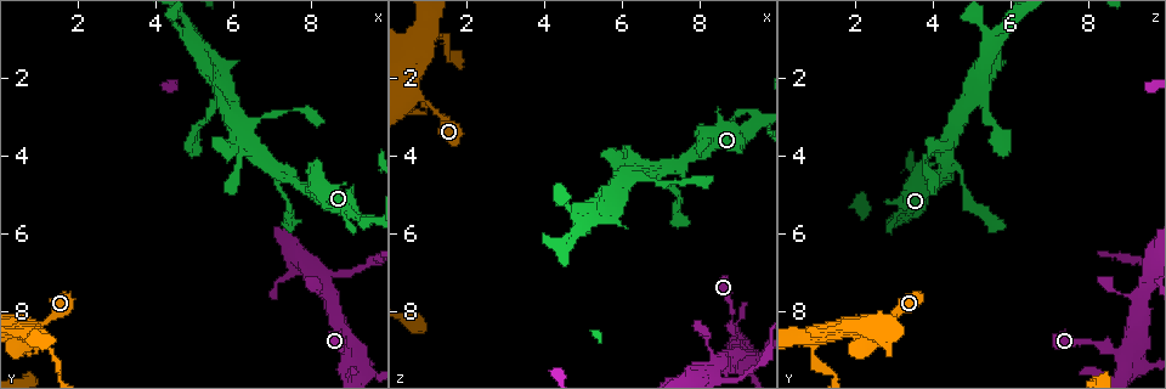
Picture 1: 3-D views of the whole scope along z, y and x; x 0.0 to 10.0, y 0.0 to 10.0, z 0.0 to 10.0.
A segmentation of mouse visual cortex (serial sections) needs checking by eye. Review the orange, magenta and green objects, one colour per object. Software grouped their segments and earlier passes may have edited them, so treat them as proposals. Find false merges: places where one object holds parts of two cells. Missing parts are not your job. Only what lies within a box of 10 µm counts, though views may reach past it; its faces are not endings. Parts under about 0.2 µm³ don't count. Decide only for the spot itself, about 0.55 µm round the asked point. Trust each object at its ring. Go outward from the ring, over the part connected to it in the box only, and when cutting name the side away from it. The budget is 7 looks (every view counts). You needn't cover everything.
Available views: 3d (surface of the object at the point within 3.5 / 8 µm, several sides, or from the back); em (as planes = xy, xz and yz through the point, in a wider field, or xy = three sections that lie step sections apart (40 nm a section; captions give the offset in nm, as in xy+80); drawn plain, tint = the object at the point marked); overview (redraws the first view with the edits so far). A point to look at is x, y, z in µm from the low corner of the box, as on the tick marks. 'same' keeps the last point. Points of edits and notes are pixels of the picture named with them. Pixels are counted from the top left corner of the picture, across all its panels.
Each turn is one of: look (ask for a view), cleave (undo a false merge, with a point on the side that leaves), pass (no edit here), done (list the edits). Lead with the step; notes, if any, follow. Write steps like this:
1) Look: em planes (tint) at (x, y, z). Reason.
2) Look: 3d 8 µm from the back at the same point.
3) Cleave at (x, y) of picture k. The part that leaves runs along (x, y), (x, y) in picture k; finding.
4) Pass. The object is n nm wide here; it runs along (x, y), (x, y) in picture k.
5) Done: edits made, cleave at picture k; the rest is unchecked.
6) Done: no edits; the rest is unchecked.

Look: 3d 3.5 µm at (5.15, 1.10, 5.60). Calibre changes.

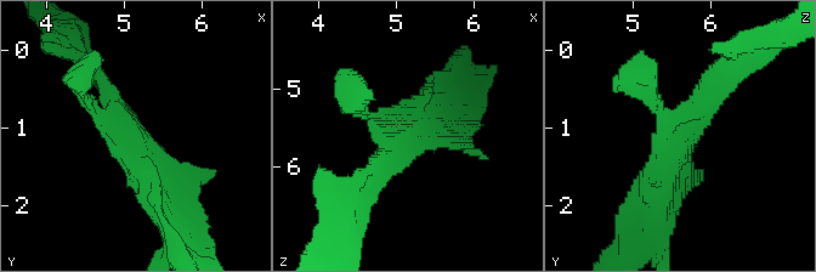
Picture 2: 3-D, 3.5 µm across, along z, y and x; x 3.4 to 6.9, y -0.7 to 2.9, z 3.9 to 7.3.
Look: em planes (tint) at (5.10, 1.10, 5.55). 3 arms meet here; the arms are 150, 250, 350 nm wide.

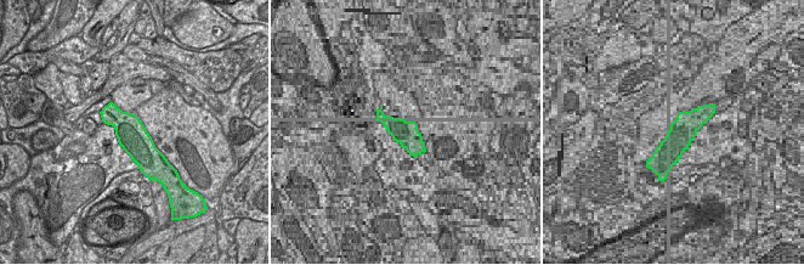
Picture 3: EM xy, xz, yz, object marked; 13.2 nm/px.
Pass. It runs along (656, 205), (681, 123), (719, 78) in picture 2; all the same cell.

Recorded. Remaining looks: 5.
Look: 3d 8 µm from the back at (1.05, 8.35, 2.70). A narrow waist.

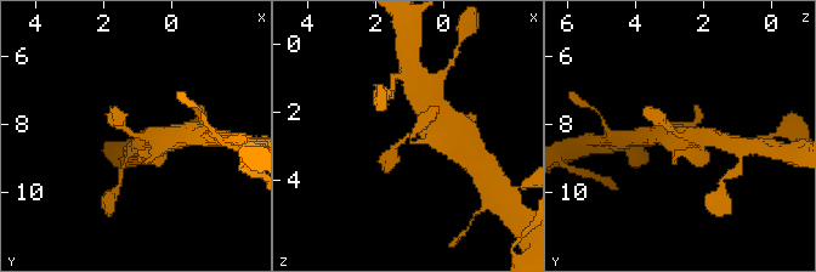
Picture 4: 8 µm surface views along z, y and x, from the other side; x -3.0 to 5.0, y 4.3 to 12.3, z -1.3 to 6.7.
Look: em xy step 2 (tint) at the same point. Now the EM.

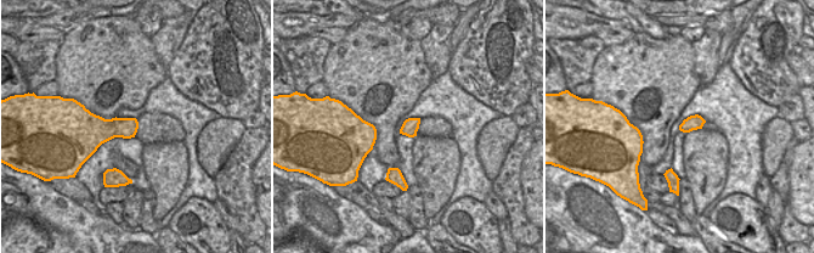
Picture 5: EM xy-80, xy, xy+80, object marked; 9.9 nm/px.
Pass. It runs along (390, 157), (423, 125), (421, 108) in picture 4; all the same cell.

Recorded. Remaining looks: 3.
Look: 3d 3.5 µm at (1.50, 9.35, 1.10). Calibre changes.

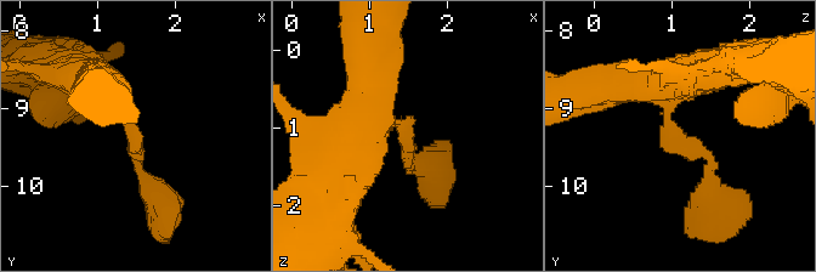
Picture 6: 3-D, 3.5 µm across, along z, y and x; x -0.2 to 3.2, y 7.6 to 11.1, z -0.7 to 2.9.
Look: em planes (plain) at (1.45, 9.35, 1.10). The arms are 150, 450 nm wide.

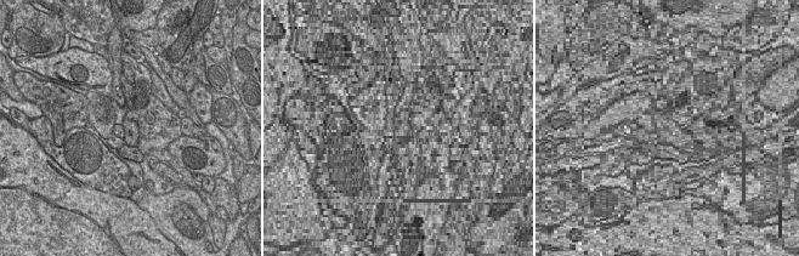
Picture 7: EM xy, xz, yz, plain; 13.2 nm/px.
Look: em planes (tint) at the same point. With the object marked.

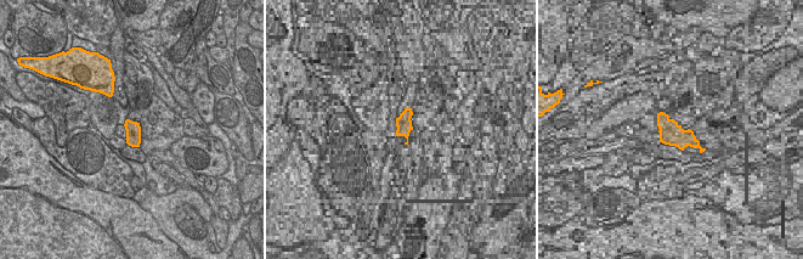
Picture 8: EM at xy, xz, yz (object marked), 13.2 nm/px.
Pass. One cell here.

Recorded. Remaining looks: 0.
Done: no edits; the rest is unchecked.

